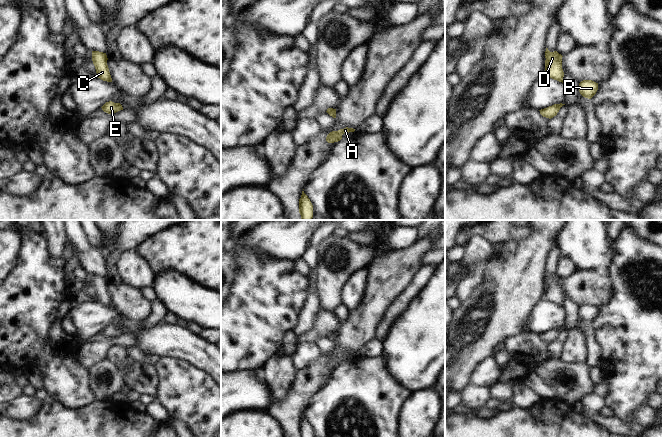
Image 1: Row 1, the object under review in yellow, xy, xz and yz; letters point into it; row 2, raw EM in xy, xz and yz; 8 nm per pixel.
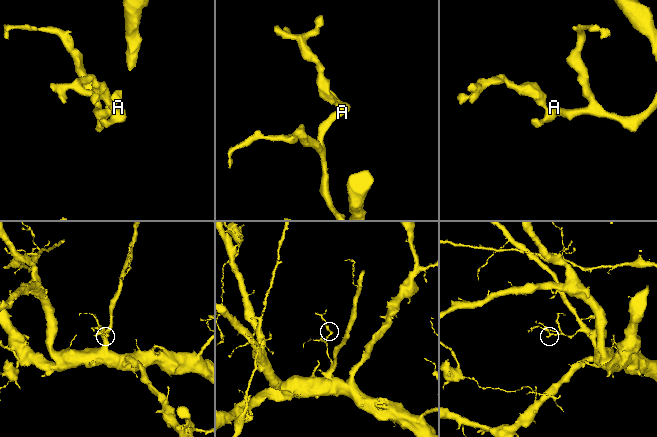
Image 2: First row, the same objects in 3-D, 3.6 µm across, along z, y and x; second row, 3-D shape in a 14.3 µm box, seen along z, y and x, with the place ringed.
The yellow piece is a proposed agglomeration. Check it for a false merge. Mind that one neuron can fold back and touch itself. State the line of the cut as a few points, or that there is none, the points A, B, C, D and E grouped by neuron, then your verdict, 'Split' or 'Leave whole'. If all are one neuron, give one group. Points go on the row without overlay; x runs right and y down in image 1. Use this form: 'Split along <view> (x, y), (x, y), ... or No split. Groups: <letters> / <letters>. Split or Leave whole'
No split. Groups: A B C D E. Leave whole.

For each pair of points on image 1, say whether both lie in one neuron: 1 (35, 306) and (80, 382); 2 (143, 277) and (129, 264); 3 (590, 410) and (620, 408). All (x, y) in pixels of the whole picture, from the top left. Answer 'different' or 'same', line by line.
1: same
2: same
3: different

